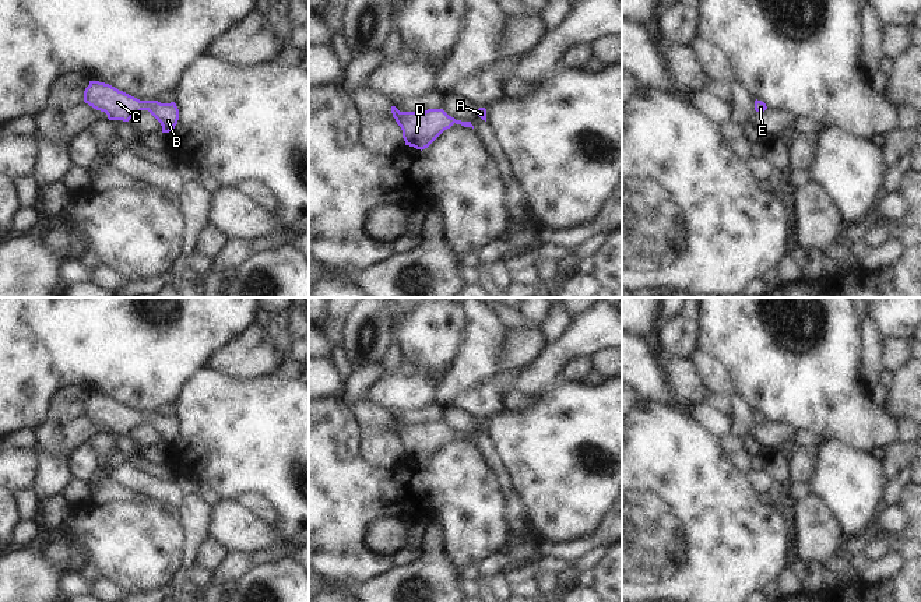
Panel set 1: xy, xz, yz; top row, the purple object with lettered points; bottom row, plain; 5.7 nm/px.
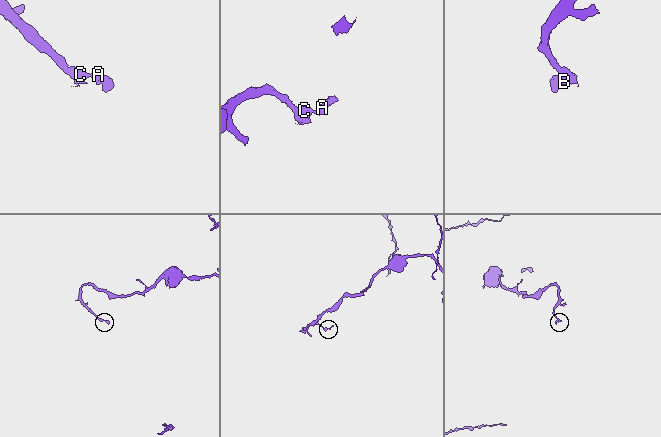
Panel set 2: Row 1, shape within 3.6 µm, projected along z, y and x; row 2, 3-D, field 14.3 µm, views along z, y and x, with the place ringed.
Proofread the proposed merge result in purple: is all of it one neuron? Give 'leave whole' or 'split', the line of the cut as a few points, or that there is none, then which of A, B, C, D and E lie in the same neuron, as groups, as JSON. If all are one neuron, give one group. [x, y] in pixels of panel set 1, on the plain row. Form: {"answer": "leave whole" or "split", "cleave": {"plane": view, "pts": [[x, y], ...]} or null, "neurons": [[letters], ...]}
{"answer": "leave whole", "cleave": null, "neurons": [["A", "B", "C", "D", "E"]]}

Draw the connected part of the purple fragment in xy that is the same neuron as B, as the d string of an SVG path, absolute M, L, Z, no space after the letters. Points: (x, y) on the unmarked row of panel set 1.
M89 394L84 404L84 415L105 425L109 433L129 434L141 423L148 423L161 436L162 446L172 444L179 433L179 422L175 415L140 413L99 394Z

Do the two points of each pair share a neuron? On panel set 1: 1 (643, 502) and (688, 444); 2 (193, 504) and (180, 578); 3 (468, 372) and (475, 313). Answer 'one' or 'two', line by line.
1: one
2: one
3: one

